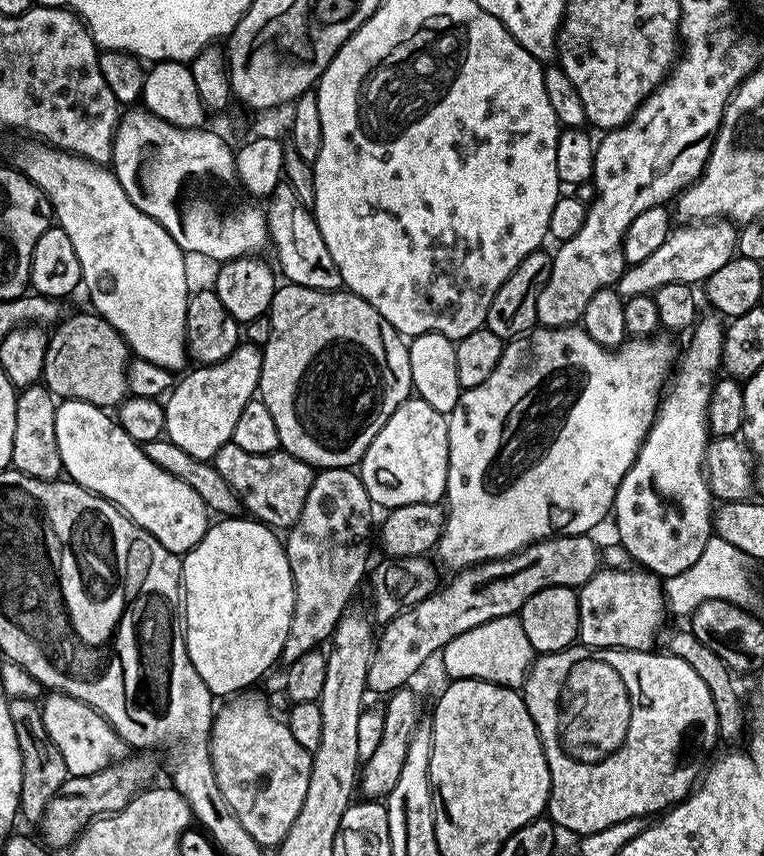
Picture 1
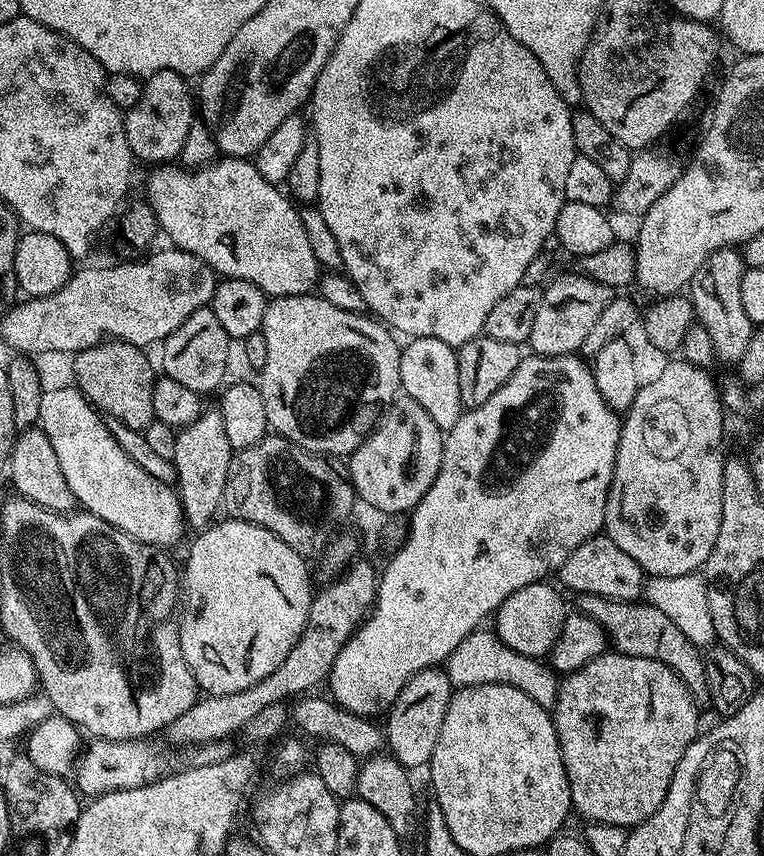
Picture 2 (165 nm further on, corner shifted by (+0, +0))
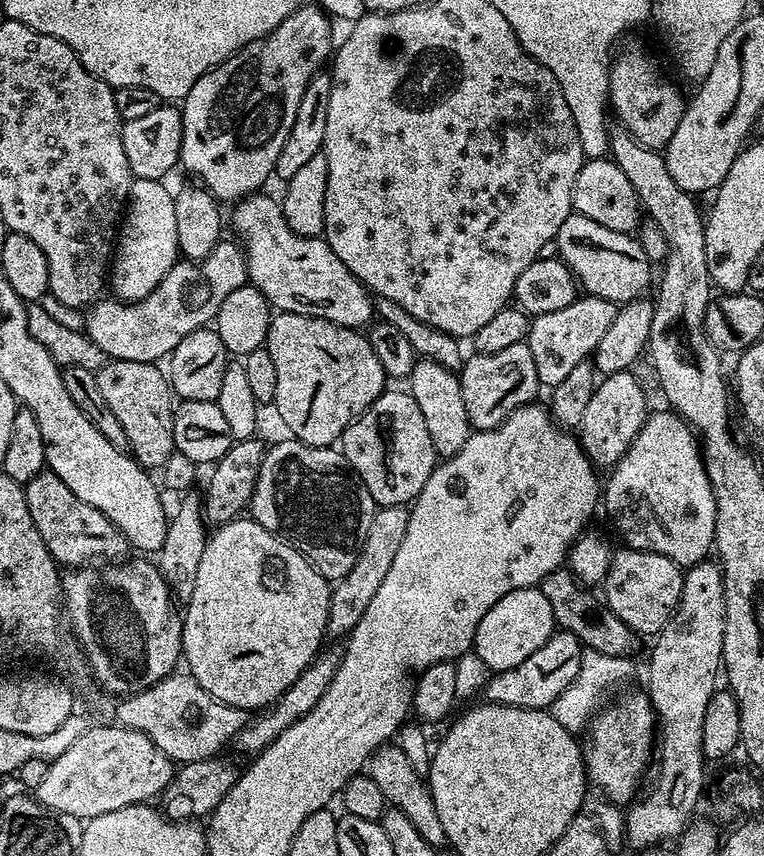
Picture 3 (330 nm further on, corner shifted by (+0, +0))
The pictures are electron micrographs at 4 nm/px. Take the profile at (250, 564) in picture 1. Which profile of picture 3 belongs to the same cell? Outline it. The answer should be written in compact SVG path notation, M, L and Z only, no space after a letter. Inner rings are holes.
M237 518L229 524L221 524L209 535L208 545L202 550L202 562L198 562L198 578L194 582L194 594L186 601L185 608L188 609L184 612L184 628L179 629L183 663L185 665L188 663L187 671L214 698L235 708L263 710L275 704L286 689L294 686L296 679L312 665L312 661L321 651L320 643L326 640L328 631L328 610L331 597L332 590L329 581L325 580L322 574L318 574L316 567L302 553L297 552L291 544L263 528L257 520Z

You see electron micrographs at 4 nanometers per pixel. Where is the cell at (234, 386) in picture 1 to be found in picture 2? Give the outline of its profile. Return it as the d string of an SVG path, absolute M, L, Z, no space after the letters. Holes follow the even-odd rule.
M219 410L201 411L200 416L190 426L179 429L176 434L174 458L176 483L180 505L189 529L203 530L213 523L216 508L221 507L226 490L226 478L234 449L226 439L226 426L222 426L222 414Z

